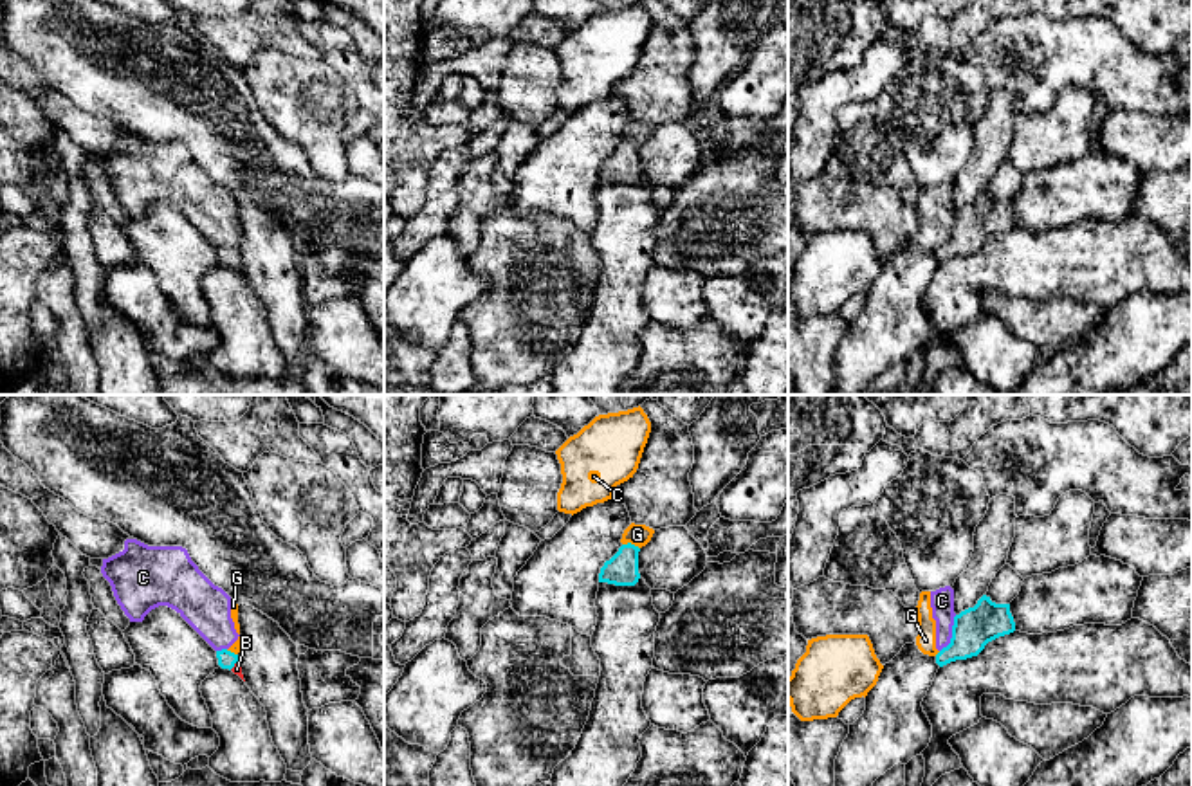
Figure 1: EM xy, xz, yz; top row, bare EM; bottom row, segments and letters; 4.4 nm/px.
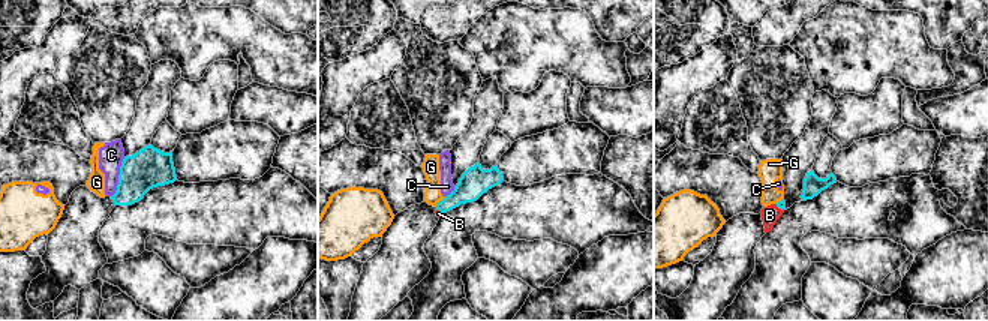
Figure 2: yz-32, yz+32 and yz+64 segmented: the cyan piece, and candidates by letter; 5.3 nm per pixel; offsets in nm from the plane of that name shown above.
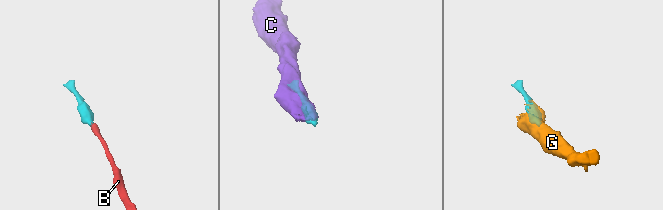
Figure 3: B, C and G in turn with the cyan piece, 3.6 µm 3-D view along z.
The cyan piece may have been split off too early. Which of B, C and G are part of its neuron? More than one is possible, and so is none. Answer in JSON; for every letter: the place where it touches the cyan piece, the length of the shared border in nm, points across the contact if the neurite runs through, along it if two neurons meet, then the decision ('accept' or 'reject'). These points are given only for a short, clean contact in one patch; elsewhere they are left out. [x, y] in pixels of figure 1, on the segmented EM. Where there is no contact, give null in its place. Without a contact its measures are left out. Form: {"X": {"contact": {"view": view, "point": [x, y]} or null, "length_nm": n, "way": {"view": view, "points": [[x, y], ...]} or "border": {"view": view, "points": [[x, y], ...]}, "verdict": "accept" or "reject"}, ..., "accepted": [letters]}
{"B": {"contact": {"view": "xy", "point": [233, 666]}, "length_nm": 60, "way": {"view": "xy", "points": [[226, 658], [233, 666], [237, 669]]}, "verdict": "accept"}, "C": {"contact": {"view": "yz", "point": [953, 633]}, "length_nm": 180, "verdict": "reject"}, "G": {"contact": {"view": "xz", "point": [630, 543]}, "length_nm": 80, "border": {"view": "xz", "points": [[623, 543], [633, 543], [639, 548]]}, "verdict": "reject"}, "accepted": ["B"]}

